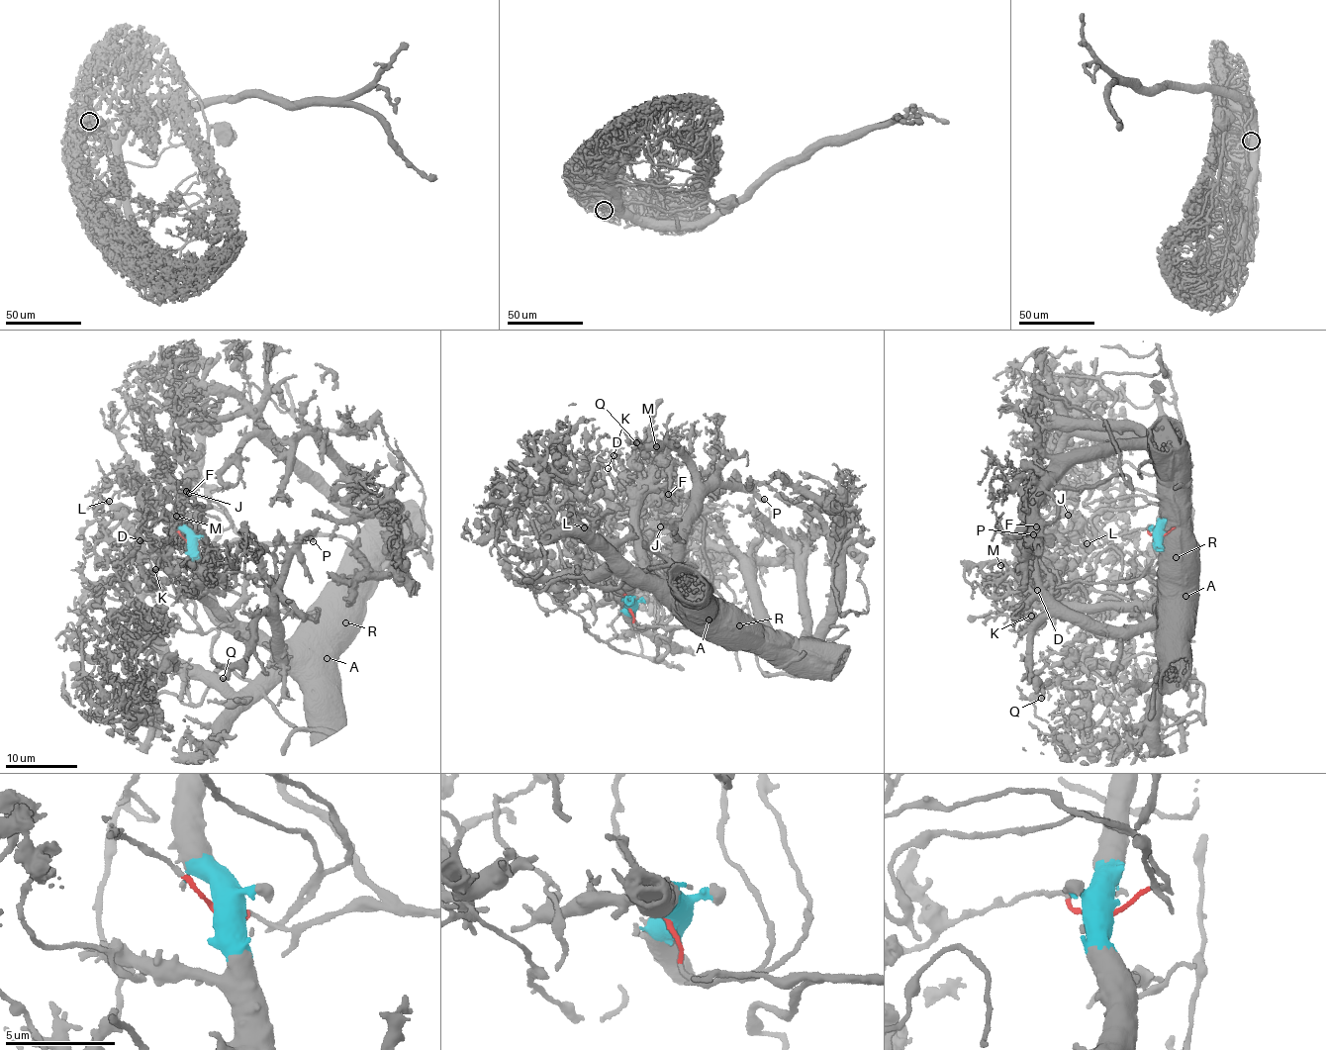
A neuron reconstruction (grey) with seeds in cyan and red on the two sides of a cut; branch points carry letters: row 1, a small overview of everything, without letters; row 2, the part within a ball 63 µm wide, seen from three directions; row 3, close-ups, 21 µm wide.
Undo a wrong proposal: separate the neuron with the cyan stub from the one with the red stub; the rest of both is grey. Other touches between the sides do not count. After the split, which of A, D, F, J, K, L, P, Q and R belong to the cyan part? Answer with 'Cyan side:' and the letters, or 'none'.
Cyan side: A, P, Q, R

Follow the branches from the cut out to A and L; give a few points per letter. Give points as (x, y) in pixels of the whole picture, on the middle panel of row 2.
A: (627, 606), (618, 594), (629, 582), (648, 585), (666, 591), (669, 609), (690, 627), (717, 622), (709, 620)
L: (627, 606), (627, 599), (614, 582), (613, 552), (617, 534), (598, 527), (583, 527)

